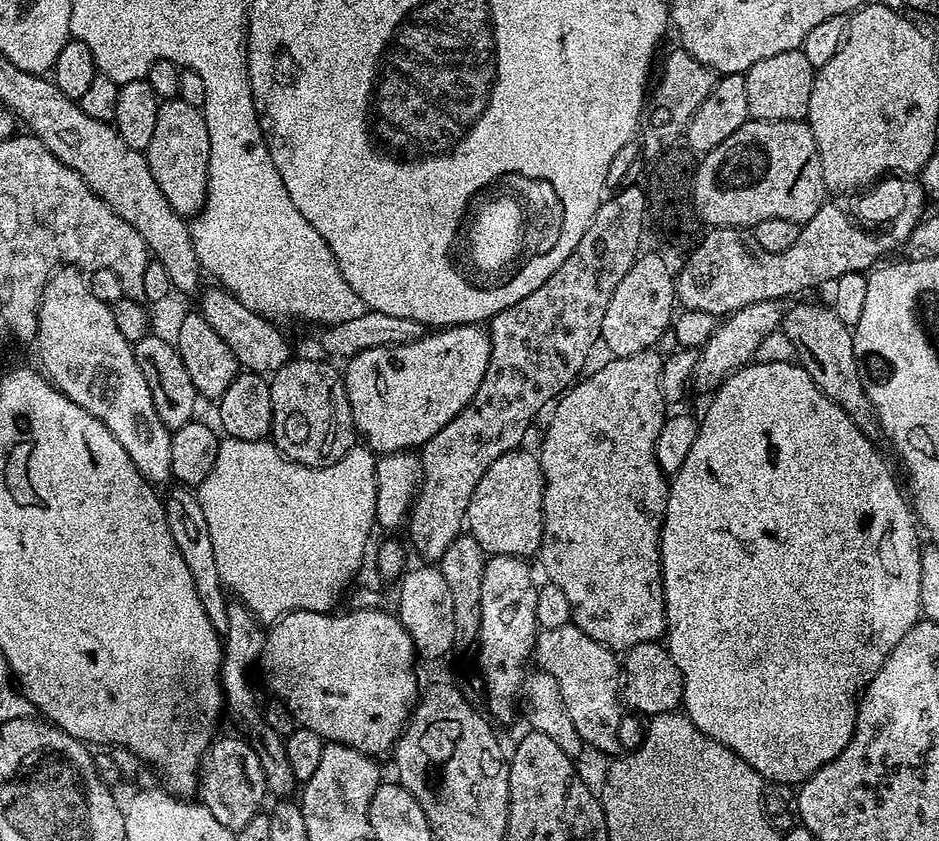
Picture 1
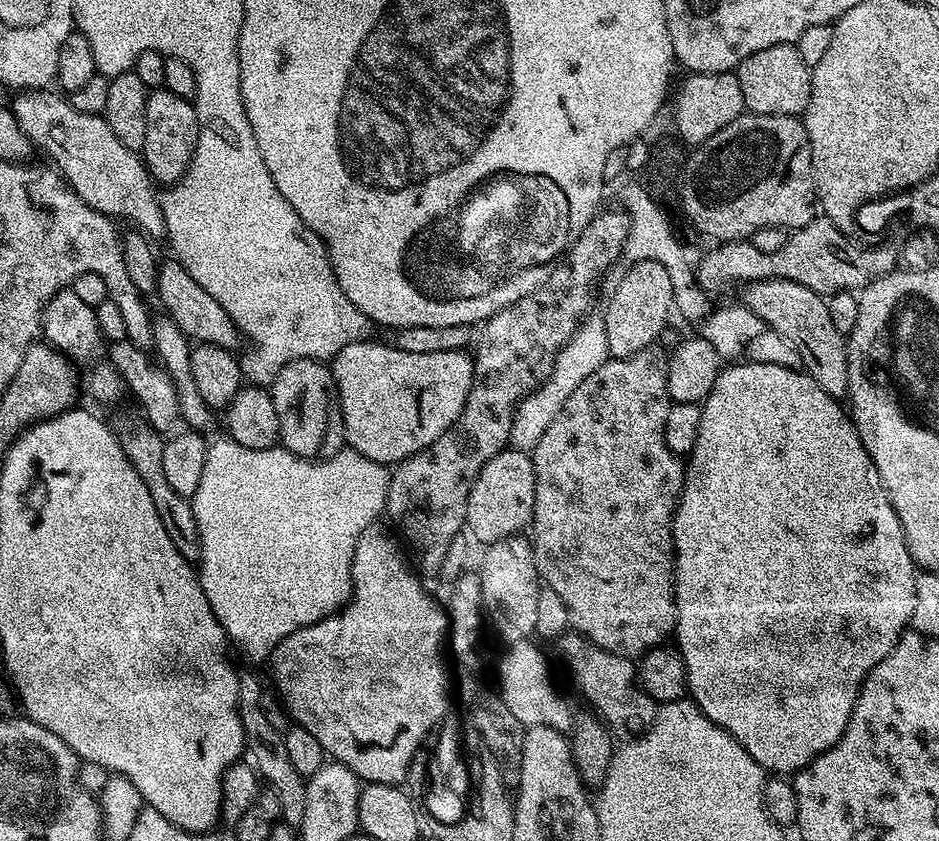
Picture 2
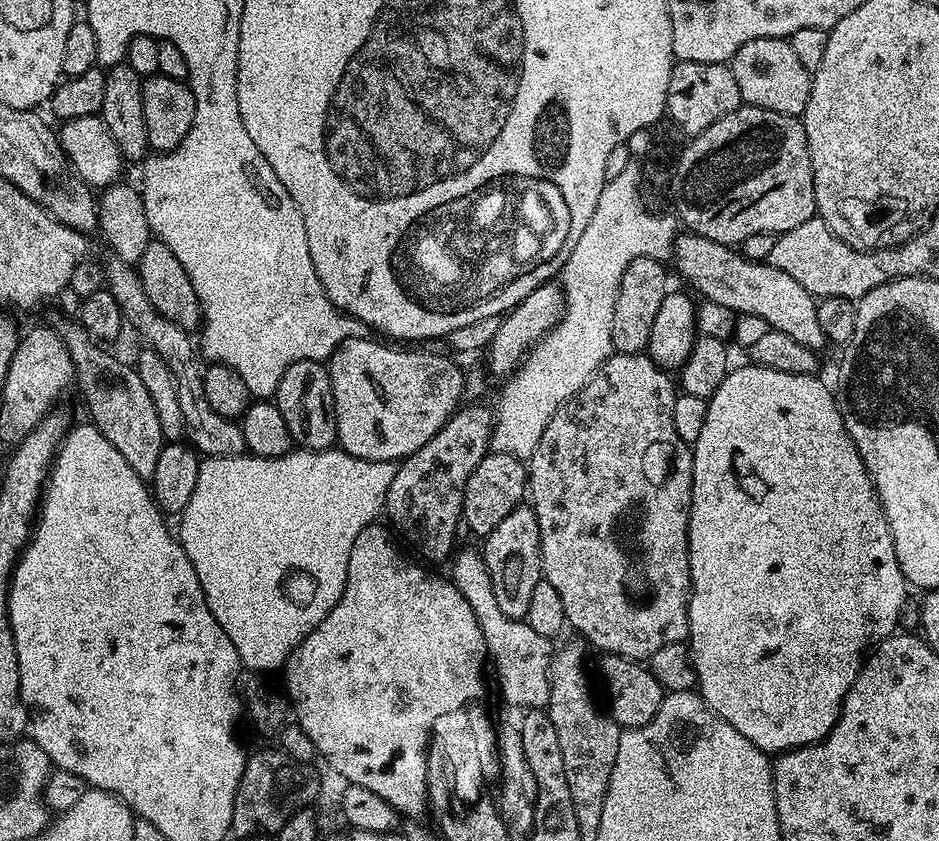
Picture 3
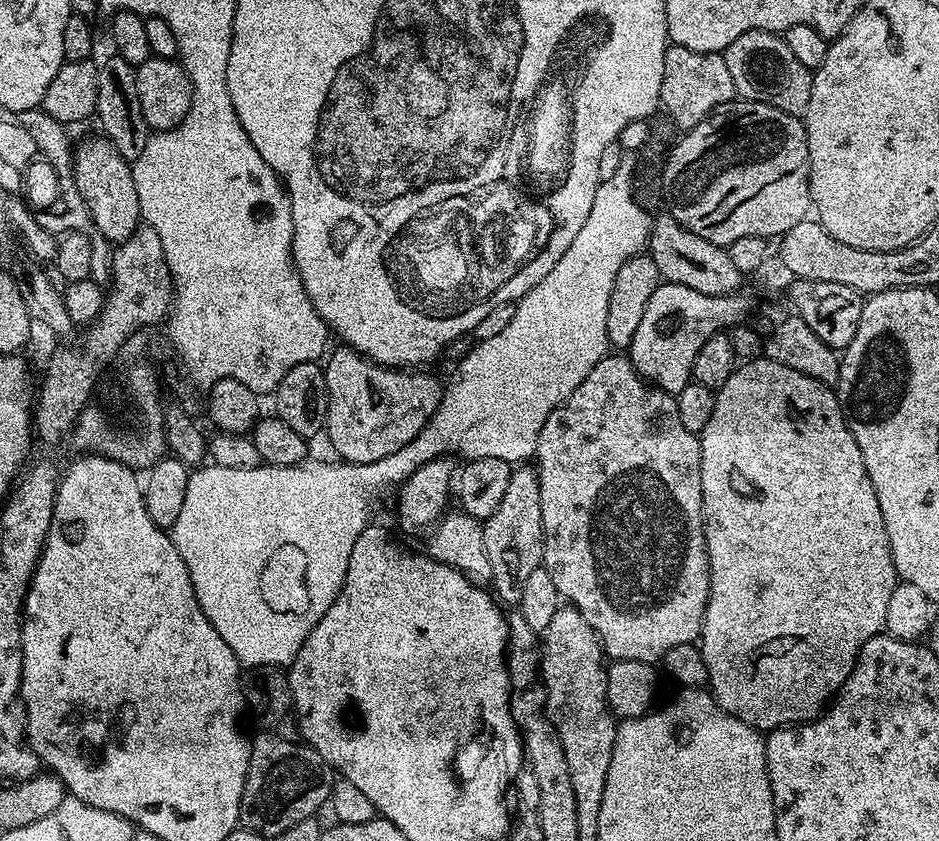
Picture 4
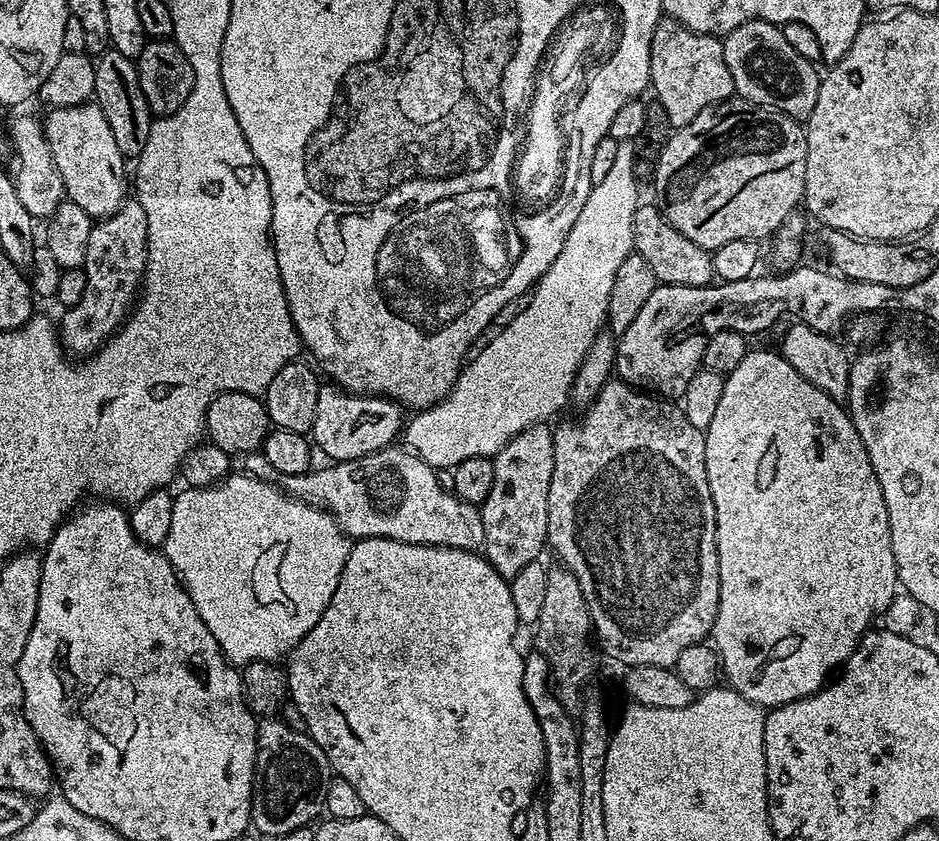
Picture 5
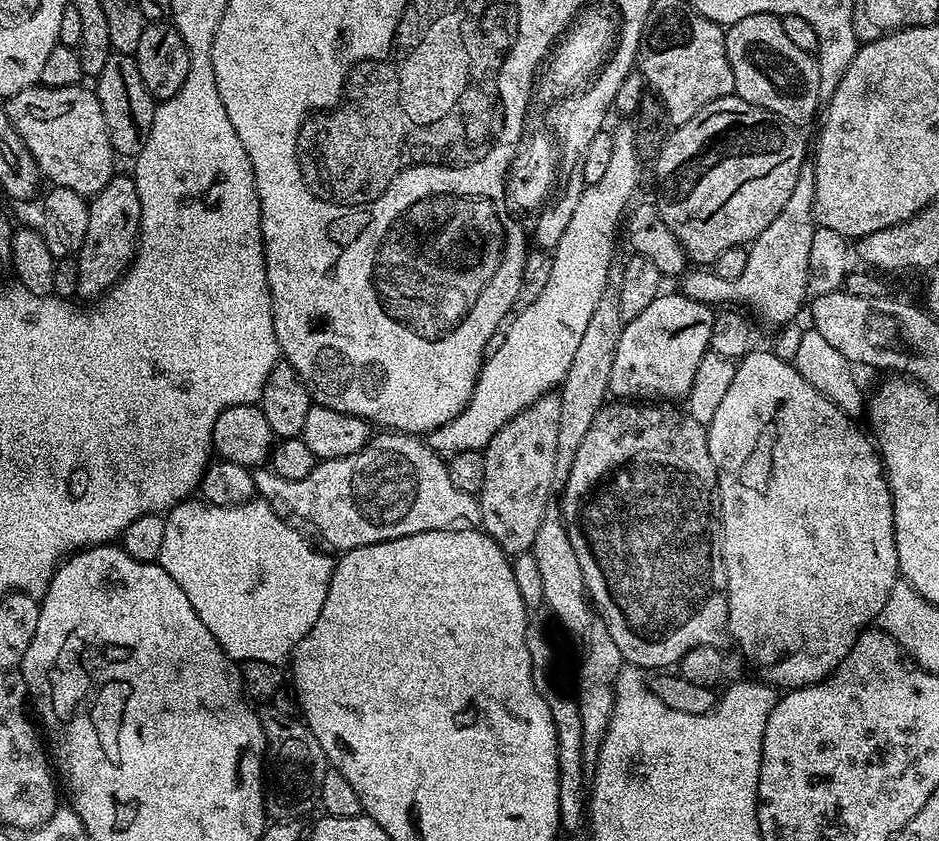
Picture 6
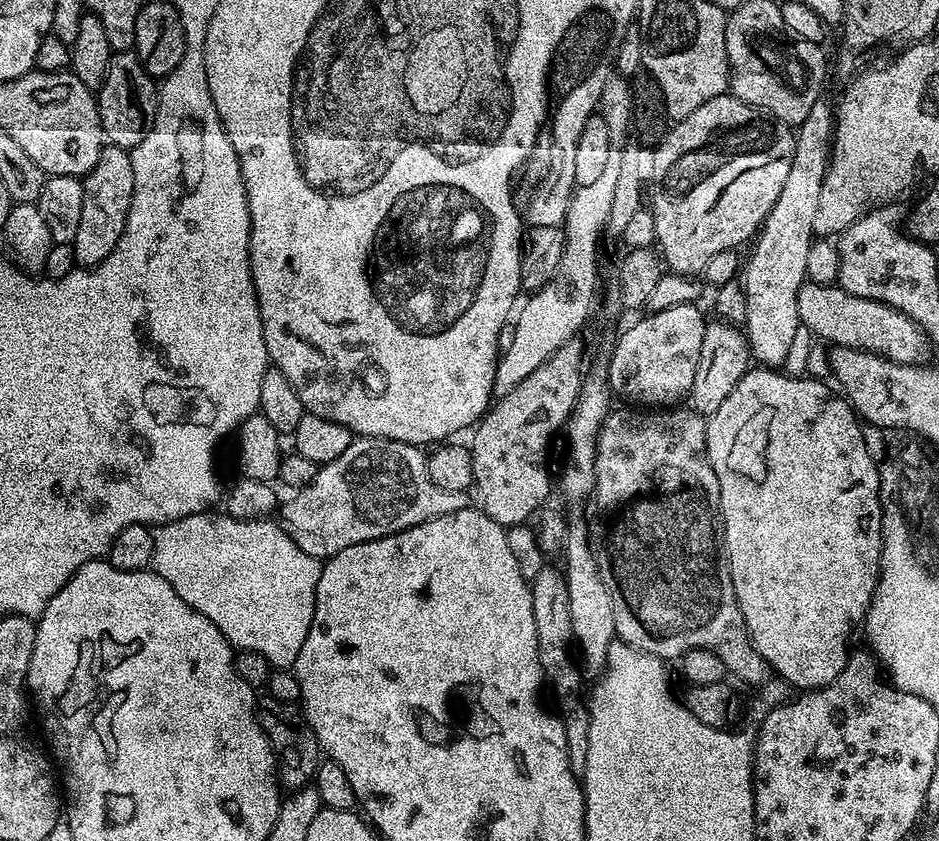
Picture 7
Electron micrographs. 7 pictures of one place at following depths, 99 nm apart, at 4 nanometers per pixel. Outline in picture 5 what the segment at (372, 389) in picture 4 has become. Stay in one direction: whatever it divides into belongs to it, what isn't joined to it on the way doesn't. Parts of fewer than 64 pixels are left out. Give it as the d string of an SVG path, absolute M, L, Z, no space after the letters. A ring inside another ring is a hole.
M328 382L318 394L318 414L314 414L314 426L310 436L315 447L329 457L329 461L357 460L371 452L389 447L392 440L401 435L401 405L386 396L365 396L346 392L335 383ZM316 439L316 440L315 440ZM320 447L320 448L319 448Z

